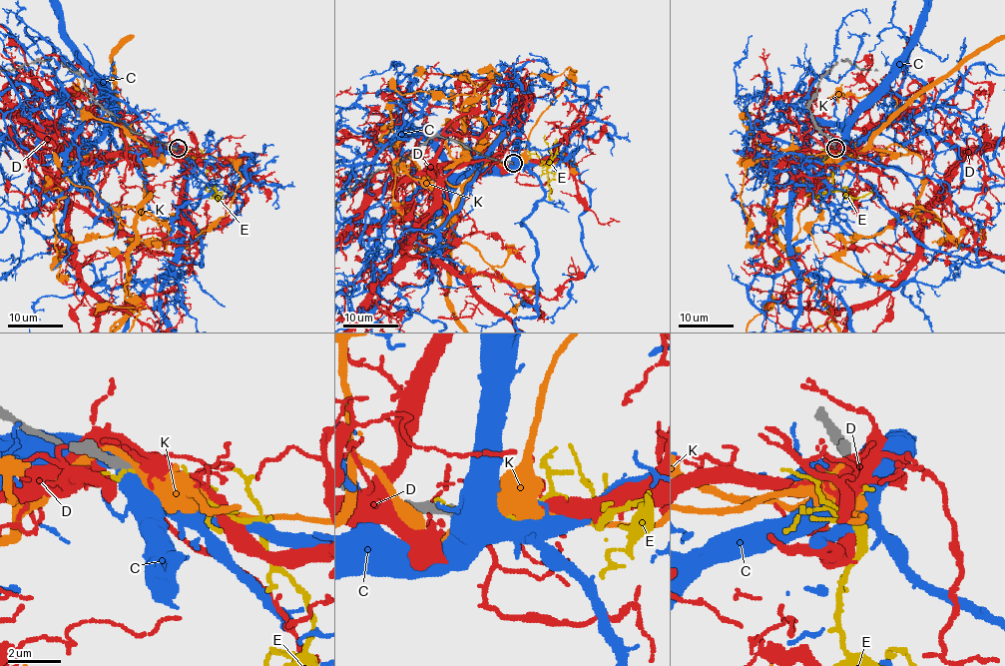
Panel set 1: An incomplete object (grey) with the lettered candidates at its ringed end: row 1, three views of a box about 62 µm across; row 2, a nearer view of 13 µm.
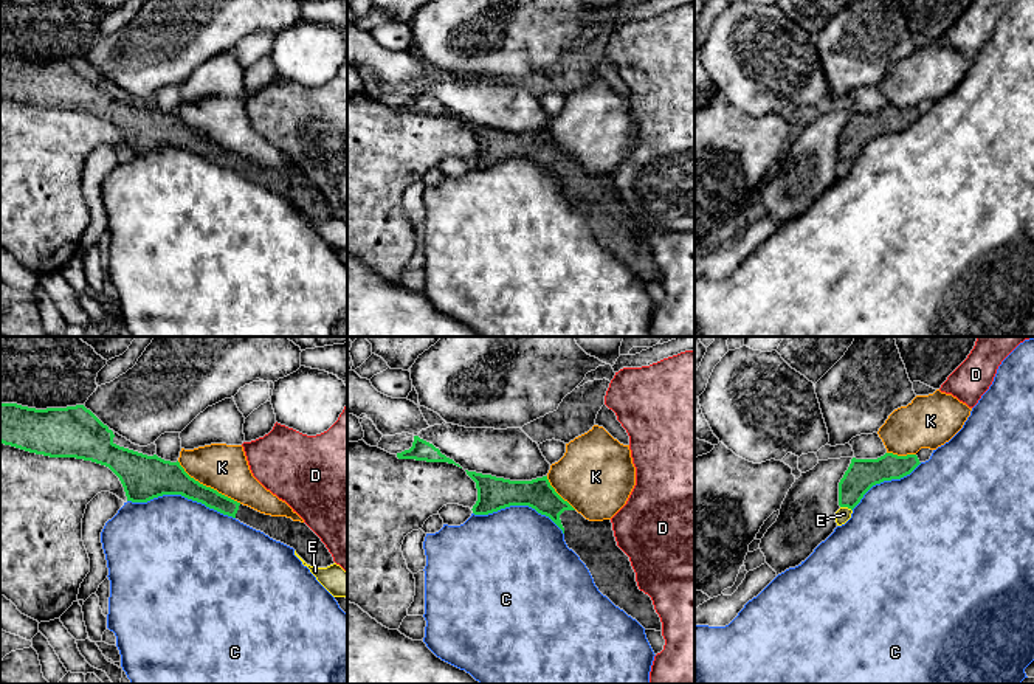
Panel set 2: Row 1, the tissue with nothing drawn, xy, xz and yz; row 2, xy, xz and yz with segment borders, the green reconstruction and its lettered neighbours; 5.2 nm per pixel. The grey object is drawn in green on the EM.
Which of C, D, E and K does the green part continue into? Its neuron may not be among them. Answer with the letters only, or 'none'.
none

